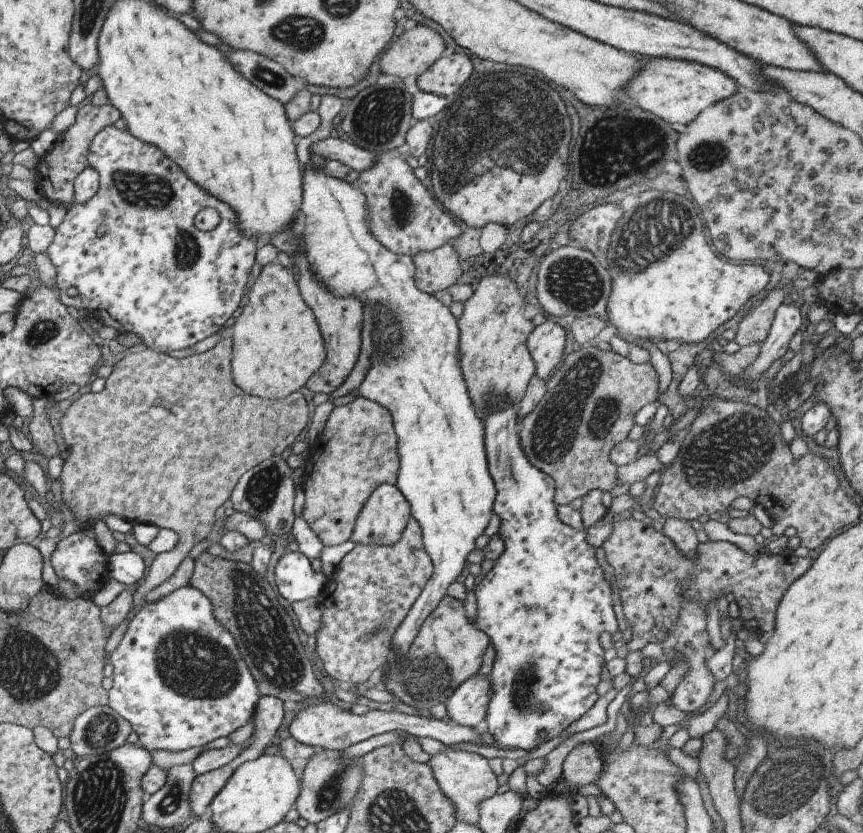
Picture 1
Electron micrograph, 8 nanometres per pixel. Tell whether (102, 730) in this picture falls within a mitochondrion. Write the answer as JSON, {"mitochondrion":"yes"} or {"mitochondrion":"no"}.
{"mitochondrion":"yes"}

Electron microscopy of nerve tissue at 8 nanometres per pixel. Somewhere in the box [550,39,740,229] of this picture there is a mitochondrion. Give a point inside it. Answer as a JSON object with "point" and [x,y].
{"point":[717,149]}

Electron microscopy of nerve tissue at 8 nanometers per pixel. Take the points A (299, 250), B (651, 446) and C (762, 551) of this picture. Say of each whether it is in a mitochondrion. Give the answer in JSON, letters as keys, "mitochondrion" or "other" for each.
{"A":"other","B":"other","C":"other"}

